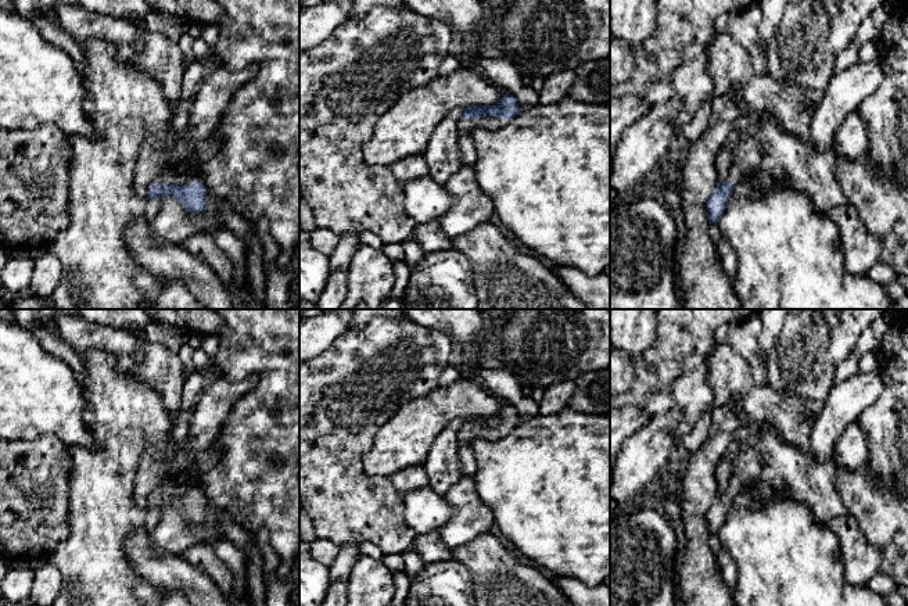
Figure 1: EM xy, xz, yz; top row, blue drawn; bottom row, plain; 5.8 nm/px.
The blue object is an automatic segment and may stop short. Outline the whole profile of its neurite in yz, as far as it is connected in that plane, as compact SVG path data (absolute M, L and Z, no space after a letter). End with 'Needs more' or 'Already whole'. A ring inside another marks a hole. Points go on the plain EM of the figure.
M757 448L737 449L733 460L733 473L725 492L717 495L707 512L710 535L718 534L733 499L750 483L760 483L762 476L762 458Z. Needs more

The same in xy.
M179 474L162 483L148 498L147 509L172 505L190 524L200 524L207 517L207 498L193 491Z. Needs more

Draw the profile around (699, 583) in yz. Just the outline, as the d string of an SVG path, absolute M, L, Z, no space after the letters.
M731 405L713 408L704 444L690 453L676 492L685 527L685 545L678 557L676 594L683 606L735 606L732 589L719 574L717 555L708 542L707 512L718 495L717 465L735 447L733 434L750 427L749 417Z

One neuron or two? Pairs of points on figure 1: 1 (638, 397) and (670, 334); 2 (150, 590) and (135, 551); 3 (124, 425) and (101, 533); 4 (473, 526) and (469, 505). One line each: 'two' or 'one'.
1: one
2: two
3: one
4: one

